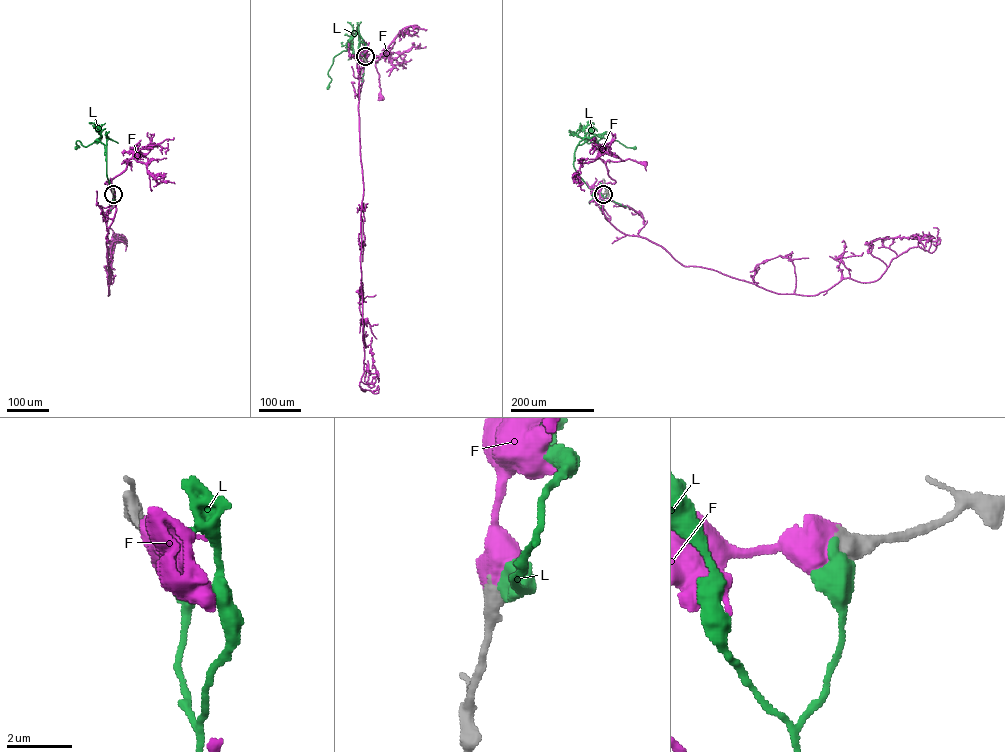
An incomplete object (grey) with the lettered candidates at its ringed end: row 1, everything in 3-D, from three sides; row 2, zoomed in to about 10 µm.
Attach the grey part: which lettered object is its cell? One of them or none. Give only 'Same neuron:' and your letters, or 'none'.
Same neuron: F

